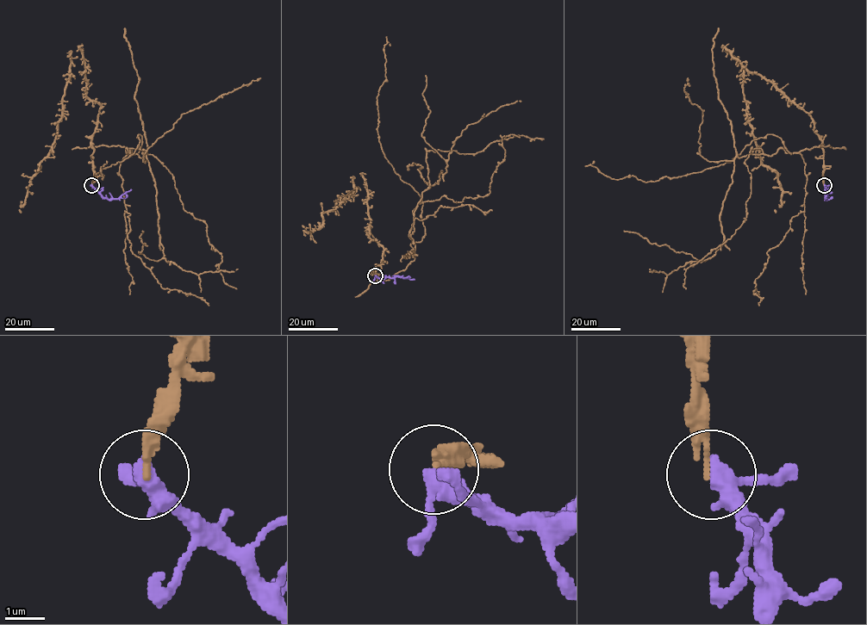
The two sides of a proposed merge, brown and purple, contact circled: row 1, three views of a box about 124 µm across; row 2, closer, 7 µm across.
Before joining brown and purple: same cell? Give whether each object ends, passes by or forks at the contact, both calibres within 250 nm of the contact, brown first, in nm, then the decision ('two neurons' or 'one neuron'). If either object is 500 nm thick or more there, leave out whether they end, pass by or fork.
brown passes by; purple forks there; 120 nm thick on the brown side, 320 nm on the other; one neuron

